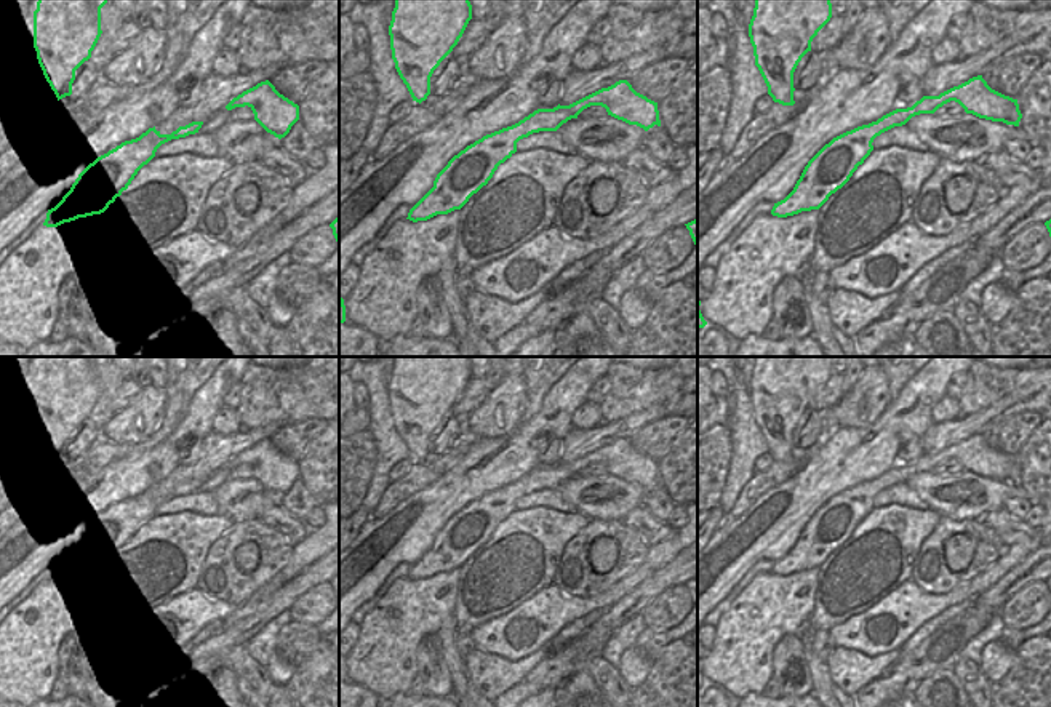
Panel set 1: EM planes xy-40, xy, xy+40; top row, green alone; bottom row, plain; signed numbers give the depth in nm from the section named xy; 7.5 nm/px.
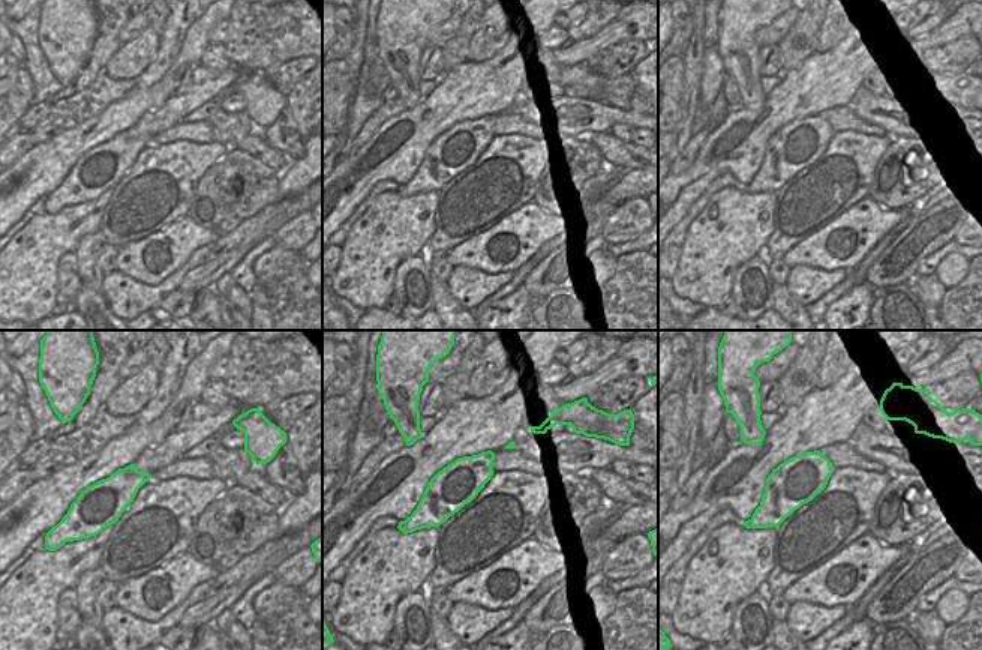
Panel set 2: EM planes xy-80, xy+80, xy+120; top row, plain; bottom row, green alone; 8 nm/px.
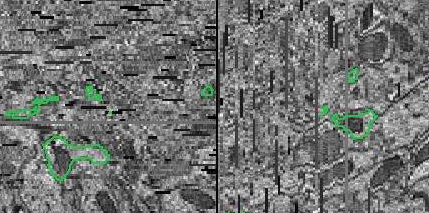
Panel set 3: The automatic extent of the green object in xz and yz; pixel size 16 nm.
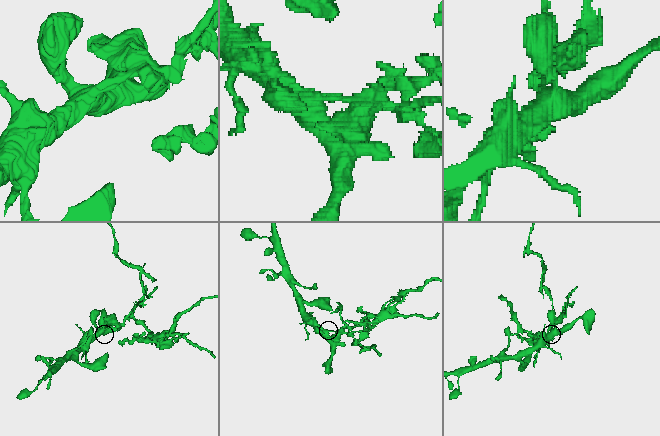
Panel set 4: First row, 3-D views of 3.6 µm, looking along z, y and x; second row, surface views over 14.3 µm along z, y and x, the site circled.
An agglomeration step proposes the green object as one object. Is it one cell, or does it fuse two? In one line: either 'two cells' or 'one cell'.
two cells

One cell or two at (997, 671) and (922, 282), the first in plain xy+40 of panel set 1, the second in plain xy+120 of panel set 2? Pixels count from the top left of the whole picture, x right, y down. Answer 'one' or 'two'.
two

